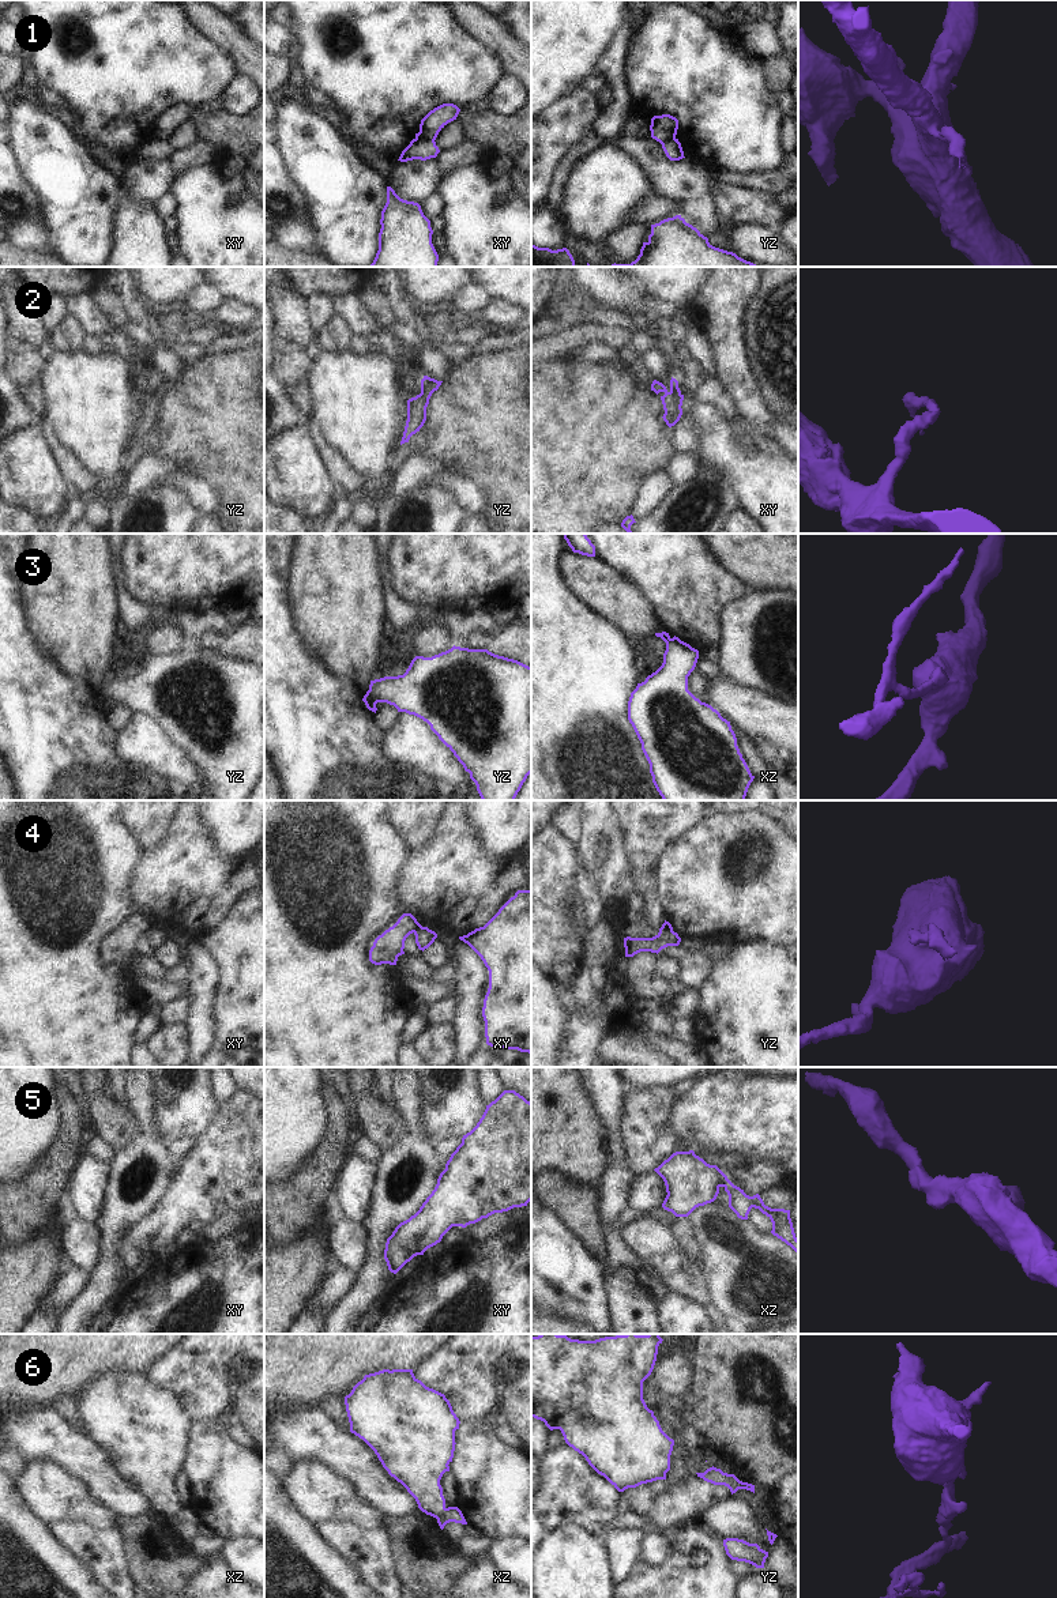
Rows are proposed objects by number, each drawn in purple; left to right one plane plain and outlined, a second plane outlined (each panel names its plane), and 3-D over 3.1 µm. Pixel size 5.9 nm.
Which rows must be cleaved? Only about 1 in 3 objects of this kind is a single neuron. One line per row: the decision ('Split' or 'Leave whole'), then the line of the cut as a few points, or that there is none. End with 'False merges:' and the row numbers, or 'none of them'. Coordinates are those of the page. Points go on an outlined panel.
1: Split. Split along xy (416, 138), (433, 142)
2: Leave whole. No split
3: Split. Split along yz (367, 693), (376, 703)
4: Split. Split along xy (421, 926), (414, 933)
5: Split. Split along xz (751, 1197), (753, 1206)
6: Split. Split along xz (447, 1508), (436, 1518)
False merges: 1, 3, 4, 5, 6

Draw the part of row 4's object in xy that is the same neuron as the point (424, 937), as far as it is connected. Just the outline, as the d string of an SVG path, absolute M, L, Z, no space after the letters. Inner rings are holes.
M422 926L414 932L414 935L415 935L415 943L418 949L422 951L428 949L437 938L437 934L435 931Z

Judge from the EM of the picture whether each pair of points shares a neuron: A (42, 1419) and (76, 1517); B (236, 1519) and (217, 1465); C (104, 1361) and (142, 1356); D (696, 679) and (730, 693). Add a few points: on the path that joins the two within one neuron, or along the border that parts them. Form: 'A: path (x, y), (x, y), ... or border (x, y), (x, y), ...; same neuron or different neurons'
A: border (32, 1461), (55, 1461), (85, 1481); different neurons
B: path (236, 1506), (236, 1491), (226, 1478); same neuron
C: path (113, 1356), (132, 1356); same neuron
D: border (708, 681), (704, 701); different neurons

